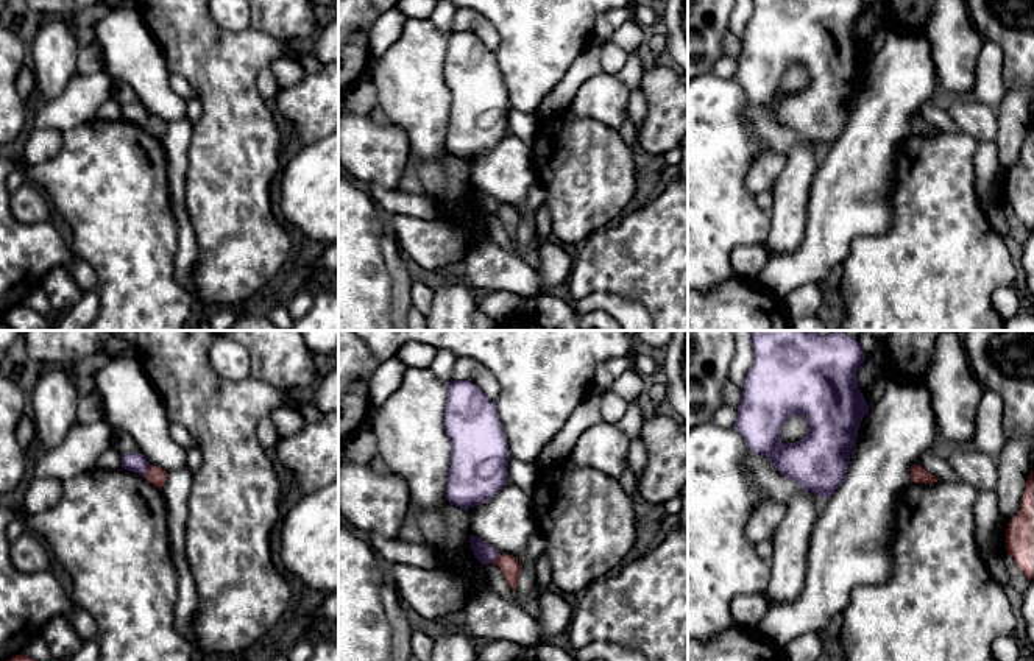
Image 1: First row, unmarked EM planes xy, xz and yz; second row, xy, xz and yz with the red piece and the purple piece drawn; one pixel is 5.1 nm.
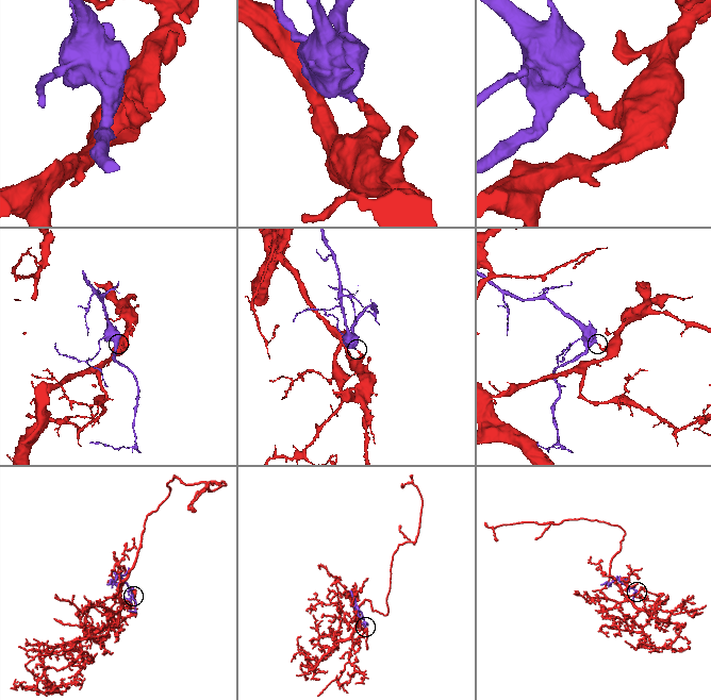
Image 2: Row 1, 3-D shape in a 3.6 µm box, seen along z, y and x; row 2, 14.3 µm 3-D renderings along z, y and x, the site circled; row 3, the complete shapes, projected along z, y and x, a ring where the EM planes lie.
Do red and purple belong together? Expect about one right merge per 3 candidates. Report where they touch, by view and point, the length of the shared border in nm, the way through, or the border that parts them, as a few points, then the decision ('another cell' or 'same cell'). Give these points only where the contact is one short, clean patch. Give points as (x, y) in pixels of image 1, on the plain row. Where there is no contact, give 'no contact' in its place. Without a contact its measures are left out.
meets red in xy at (148, 122); contact 80 nm long; border along xy (152, 116), (144, 127); another cell

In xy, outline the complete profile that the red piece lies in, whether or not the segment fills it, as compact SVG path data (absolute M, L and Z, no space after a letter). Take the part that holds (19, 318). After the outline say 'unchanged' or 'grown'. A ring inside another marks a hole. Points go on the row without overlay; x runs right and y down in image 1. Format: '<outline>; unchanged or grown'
M20 304L8 310L2 321L11 330L51 330L55 318L47 318L33 309Z; unchanged

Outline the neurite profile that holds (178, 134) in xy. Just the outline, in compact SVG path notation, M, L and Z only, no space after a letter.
M187 117L168 123L162 137L167 156L167 179L170 204L178 223L178 251L175 256L176 281L195 296L193 267L198 257L197 235L186 209L186 175L189 168L189 143L192 140L192 123Z

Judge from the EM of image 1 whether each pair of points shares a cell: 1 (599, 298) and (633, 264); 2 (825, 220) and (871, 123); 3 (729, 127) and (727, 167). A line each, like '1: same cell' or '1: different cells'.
1: different cells
2: same cell
3: same cell

